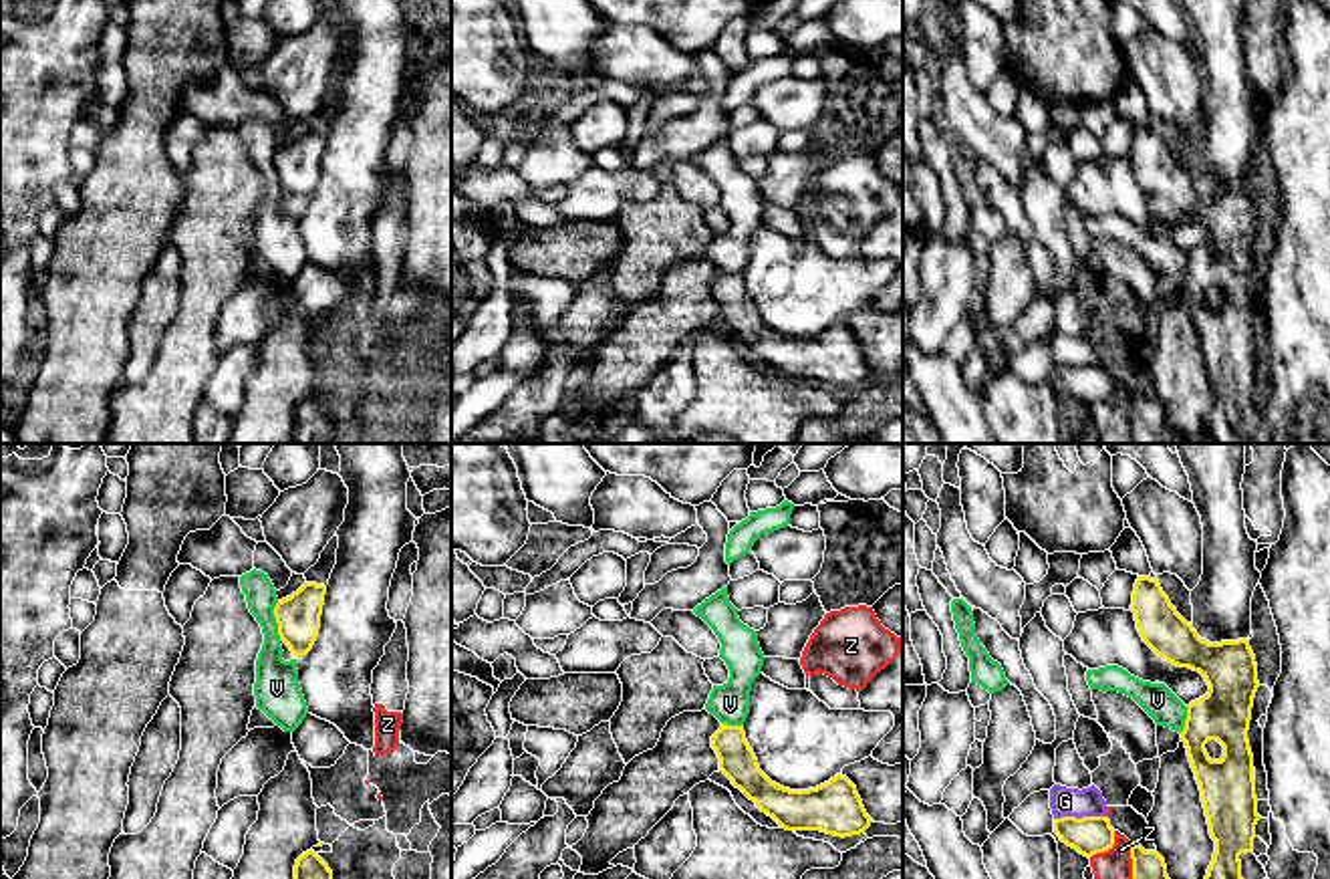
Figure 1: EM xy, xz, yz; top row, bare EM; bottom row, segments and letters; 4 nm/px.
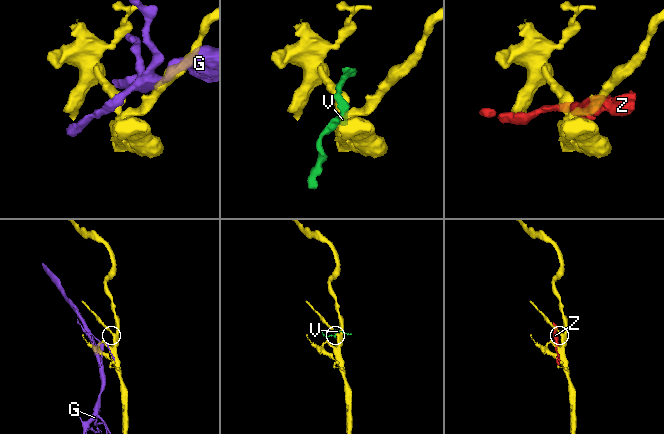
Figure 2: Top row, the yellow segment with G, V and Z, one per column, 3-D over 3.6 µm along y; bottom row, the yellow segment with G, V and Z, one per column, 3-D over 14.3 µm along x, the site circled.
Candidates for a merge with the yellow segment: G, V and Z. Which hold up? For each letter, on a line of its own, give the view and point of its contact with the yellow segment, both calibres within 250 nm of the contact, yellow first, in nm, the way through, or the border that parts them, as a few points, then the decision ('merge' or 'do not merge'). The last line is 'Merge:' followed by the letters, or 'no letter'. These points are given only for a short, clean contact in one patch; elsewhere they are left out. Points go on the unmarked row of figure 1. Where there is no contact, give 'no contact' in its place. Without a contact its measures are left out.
G: contact yz (1079, 367); calibres 160 and 110 nm; border yz (1103, 363), (1054, 367); do not merge
V: contact xy (277, 168); calibres 180 and 180 nm; way xy (299, 164), (295, 168), (277, 168), (277, 230); merge
Z: contact yz (1107, 398); calibres 160 and 160 nm; do not merge
Merge: V

